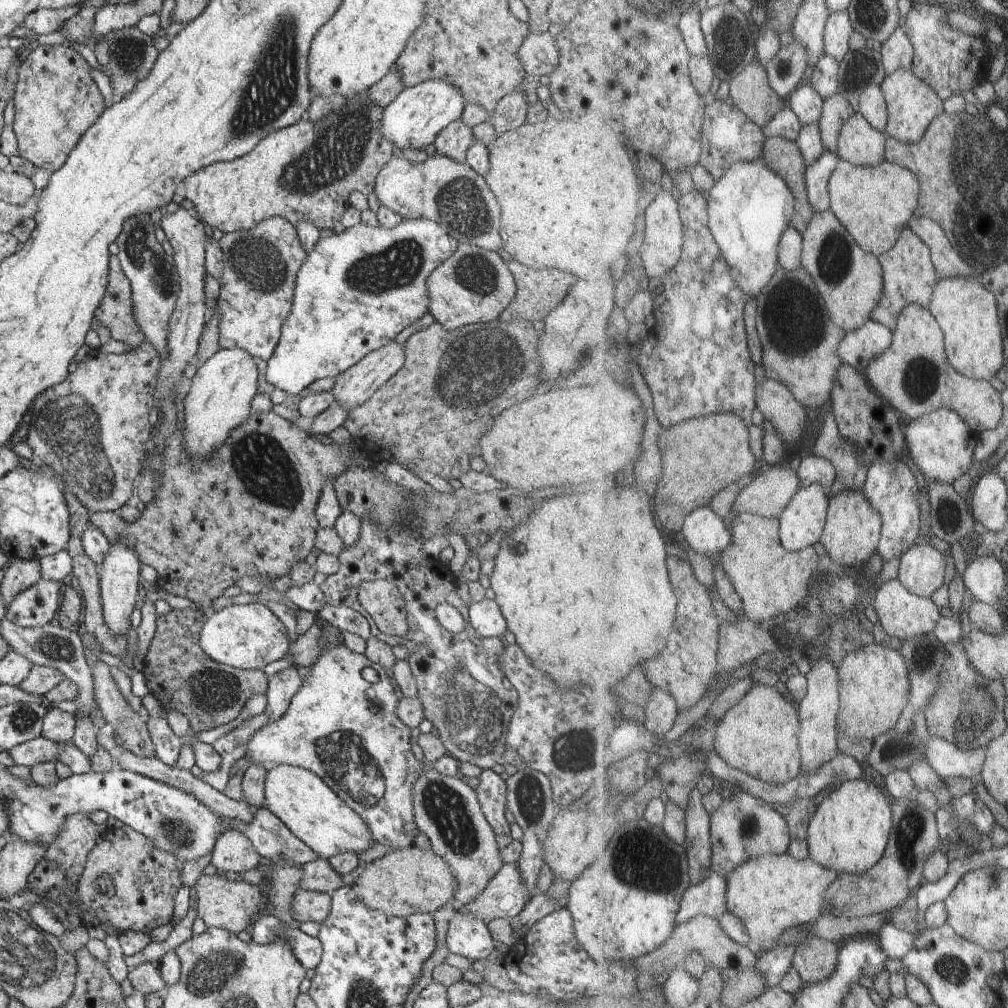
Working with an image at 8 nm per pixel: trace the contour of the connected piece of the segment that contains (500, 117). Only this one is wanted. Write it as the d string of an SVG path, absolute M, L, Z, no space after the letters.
M517 90L501 98L490 114L490 122L501 135L508 130L518 130L527 122L529 104L527 98Z

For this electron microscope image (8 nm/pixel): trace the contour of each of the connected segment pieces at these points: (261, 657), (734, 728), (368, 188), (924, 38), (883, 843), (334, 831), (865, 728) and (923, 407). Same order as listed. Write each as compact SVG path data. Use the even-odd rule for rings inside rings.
M253 602L231 605L218 610L218 612L214 612L214 615L202 626L199 640L202 650L212 660L242 670L263 670L271 662L287 656L289 647L291 646L286 626L264 604Z
M756 682L744 700L716 725L716 750L732 766L776 784L788 784L803 774L800 712L775 686Z
M367 92L347 99L339 109L332 111L320 122L312 122L305 117L296 124L271 132L248 154L236 160L210 164L190 174L183 180L186 189L184 198L188 198L194 204L196 218L224 233L250 230L258 226L262 220L273 216L288 220L294 228L300 222L312 222L318 230L334 228L350 205L350 193L358 190L364 196L371 194L376 176L397 153L394 144L386 140L380 132L382 112L385 108L374 104L366 95Z
M914 3L908 14L905 27L912 42L917 46L917 57L913 70L921 75L922 80L930 83L947 101L953 96L960 96L965 90L974 93L985 80L988 80L993 59L988 49L986 37L973 36L950 24L951 7L942 4Z
M864 778L848 781L819 805L808 838L811 857L841 873L865 873L886 856L894 826L895 810L880 786Z
M278 765L267 770L265 799L268 810L275 814L298 840L306 844L310 850L314 850L318 859L329 860L346 852L358 855L374 845L370 828L362 817L354 812L322 778L305 768Z
M874 643L850 653L840 669L842 708L839 726L843 733L876 740L892 732L912 698L912 677L906 656L899 649Z
M911 304L904 310L892 348L873 361L867 373L877 391L910 418L919 419L947 406L960 412L978 434L998 428L1004 420L1002 392L992 381L966 376L952 364L946 331L923 304Z

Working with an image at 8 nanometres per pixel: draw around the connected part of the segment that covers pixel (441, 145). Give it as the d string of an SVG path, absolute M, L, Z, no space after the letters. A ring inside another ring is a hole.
M458 119L450 122L446 128L442 128L433 143L438 154L447 156L456 162L464 162L466 152L474 140L471 128Z

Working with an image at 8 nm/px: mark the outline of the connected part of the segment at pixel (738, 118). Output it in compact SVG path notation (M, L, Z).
M717 100L708 108L708 118L706 118L706 126L704 131L704 154L701 163L714 173L717 179L723 179L728 171L742 161L758 161L765 154L766 142L769 136L766 135L765 126L759 125L746 111L738 107L736 104L730 105L724 100Z

